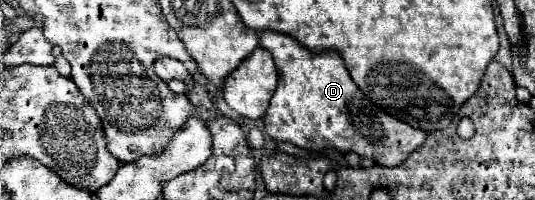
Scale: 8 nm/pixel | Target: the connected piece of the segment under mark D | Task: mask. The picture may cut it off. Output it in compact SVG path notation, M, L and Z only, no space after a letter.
M262 30L260 32L260 46L270 50L276 70L278 70L278 86L274 90L274 96L270 100L270 106L264 114L264 126L266 132L280 142L292 142L298 148L304 150L324 150L324 148L336 148L340 152L356 152L362 158L374 160L380 166L400 166L408 154L412 154L426 138L424 130L416 130L410 124L404 124L402 120L392 118L388 112L378 108L360 92L360 88L350 78L340 54L336 50L322 50L312 52L296 38L274 32L274 30Z

